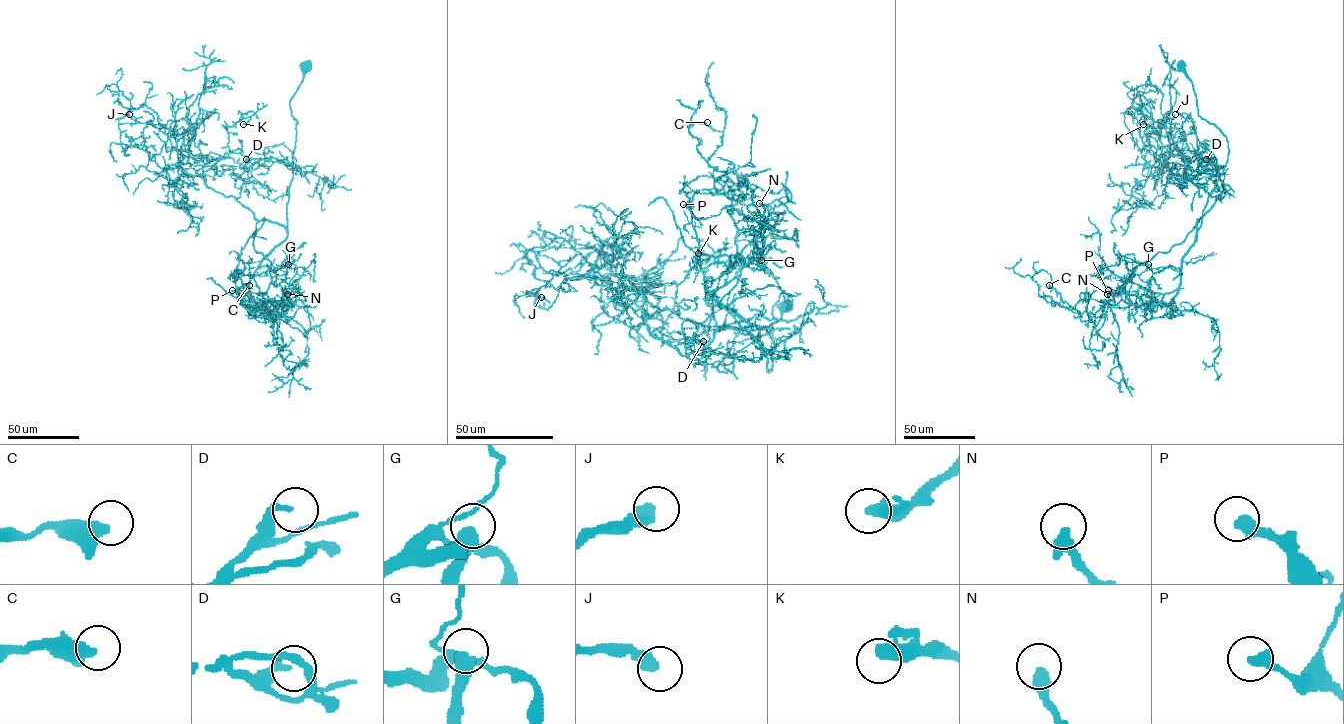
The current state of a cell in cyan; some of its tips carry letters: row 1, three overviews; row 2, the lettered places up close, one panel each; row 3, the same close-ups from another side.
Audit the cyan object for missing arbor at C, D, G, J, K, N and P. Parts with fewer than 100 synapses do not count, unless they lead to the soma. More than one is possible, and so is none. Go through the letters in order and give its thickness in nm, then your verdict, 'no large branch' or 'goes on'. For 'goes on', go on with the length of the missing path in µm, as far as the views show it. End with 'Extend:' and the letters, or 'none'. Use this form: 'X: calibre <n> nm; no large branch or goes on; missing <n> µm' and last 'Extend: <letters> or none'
C: calibre 320 nm; no large branch
D: calibre 190 nm; no large branch
G: calibre 340 nm; no large branch
J: calibre 400 nm; no large branch
K: calibre 480 nm; no large branch
N: calibre 440 nm; no large branch
P: calibre 400 nm; no large branch
Extend: none

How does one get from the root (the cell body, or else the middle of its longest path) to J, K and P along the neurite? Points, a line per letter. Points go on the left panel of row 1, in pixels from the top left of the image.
J: (307, 66), (290, 102), (292, 179), (273, 200), (260, 183), (236, 198), (162, 169), (121, 141), (129, 114)
K: (307, 66), (283, 195), (241, 177), (251, 158), (226, 128), (243, 124)
P: (307, 66), (290, 102), (297, 123), (287, 227), (262, 220), (253, 235), (271, 283), (262, 294), (232, 290)

